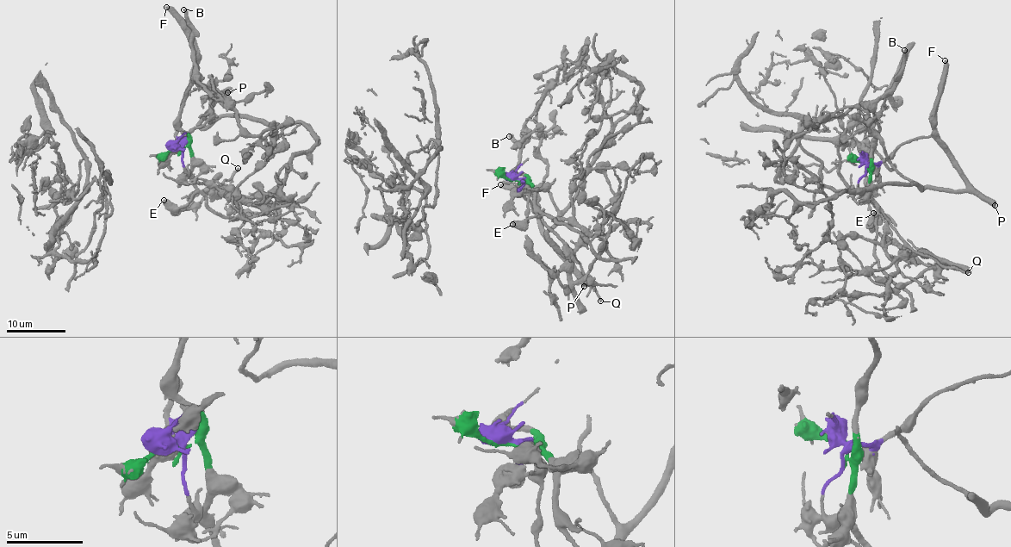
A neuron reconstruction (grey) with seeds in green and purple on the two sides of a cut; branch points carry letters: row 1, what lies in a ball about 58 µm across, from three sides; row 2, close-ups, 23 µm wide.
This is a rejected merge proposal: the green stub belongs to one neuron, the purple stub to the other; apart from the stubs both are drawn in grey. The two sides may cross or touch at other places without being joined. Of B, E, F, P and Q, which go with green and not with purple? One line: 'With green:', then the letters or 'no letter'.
With green: B, E, Q

